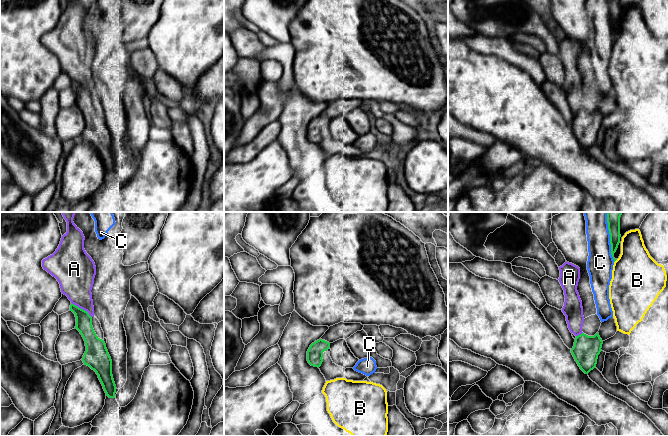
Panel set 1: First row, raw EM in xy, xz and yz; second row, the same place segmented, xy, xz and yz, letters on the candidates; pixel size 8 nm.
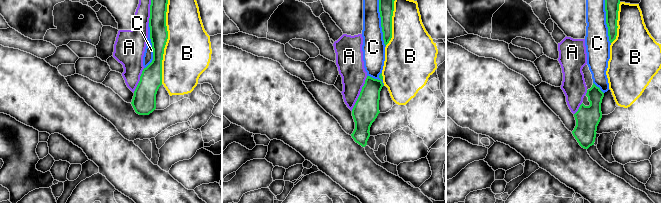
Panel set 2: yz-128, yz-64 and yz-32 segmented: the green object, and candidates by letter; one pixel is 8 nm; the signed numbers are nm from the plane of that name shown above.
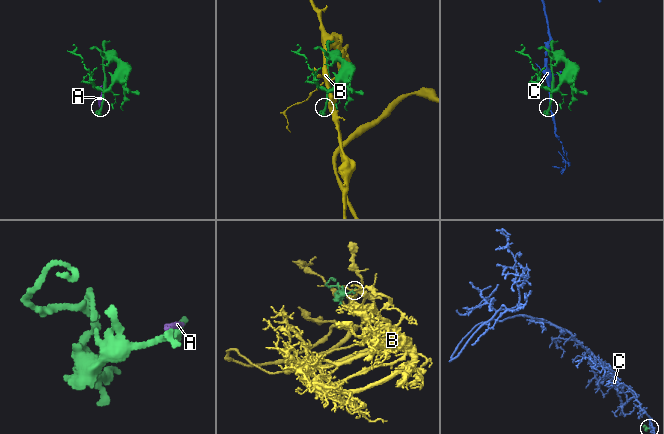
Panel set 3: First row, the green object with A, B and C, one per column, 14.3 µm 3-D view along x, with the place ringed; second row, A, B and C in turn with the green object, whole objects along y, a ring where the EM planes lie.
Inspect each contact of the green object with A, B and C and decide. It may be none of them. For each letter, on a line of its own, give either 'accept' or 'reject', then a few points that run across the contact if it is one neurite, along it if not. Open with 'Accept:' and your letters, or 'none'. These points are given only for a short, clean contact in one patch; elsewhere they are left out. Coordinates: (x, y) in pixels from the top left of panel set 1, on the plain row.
Accept: A
A: accept
B: reject
C: reject

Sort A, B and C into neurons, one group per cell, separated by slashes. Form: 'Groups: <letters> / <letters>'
Groups: A / B / C

